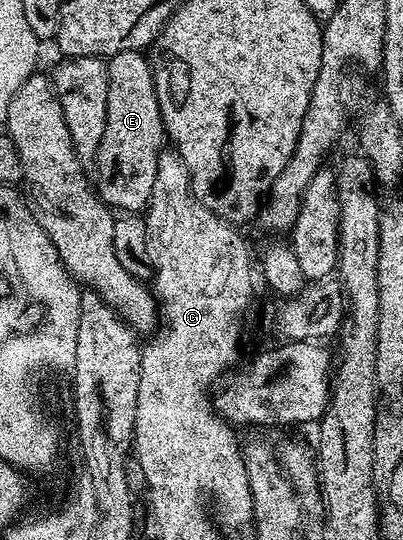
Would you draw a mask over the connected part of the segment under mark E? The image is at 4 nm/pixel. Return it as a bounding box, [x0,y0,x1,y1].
[95,50,167,212]

